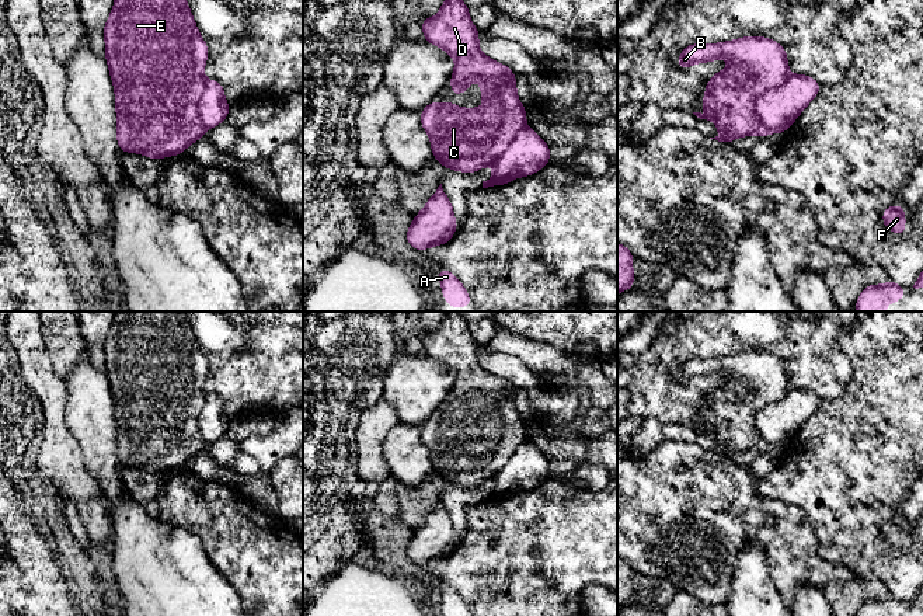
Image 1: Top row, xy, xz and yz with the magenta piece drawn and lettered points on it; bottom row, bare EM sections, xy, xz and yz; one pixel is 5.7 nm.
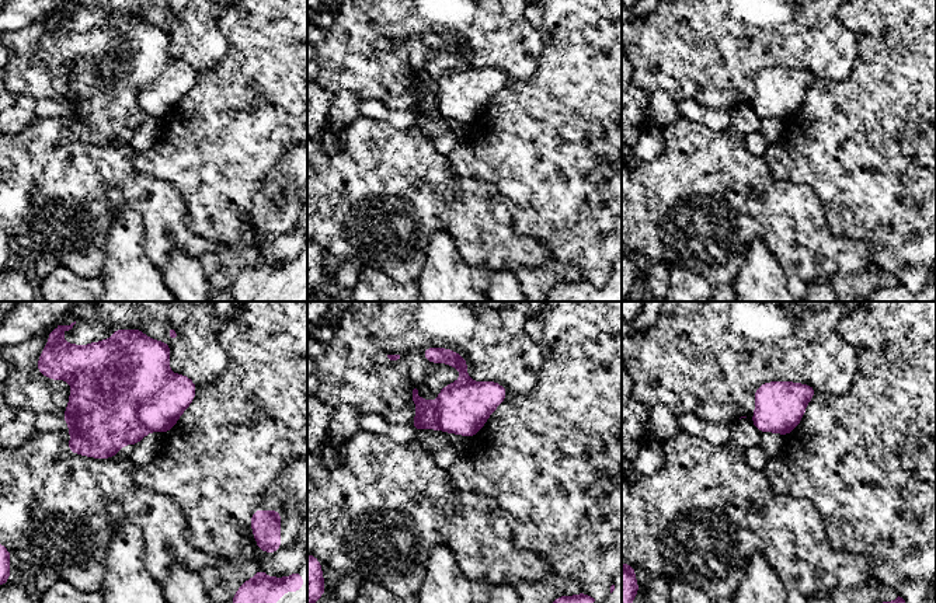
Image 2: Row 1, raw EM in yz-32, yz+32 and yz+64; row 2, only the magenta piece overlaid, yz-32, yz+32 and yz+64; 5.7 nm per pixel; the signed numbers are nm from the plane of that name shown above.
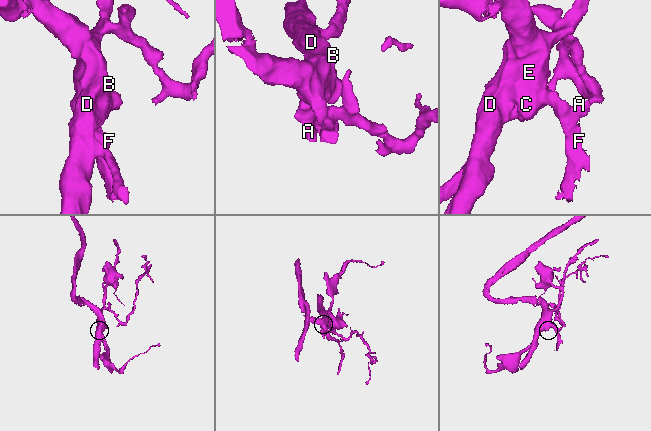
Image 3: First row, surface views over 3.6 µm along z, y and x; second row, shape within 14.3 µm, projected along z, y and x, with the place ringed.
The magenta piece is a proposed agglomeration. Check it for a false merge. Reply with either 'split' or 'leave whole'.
split

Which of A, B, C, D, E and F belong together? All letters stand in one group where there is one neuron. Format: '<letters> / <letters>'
A F / B C D E

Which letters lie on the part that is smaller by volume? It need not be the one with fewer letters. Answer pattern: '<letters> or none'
A, F

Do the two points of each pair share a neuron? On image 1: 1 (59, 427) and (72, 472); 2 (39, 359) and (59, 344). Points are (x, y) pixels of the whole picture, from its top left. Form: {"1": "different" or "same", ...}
{"1": "same", "2": "different"}

